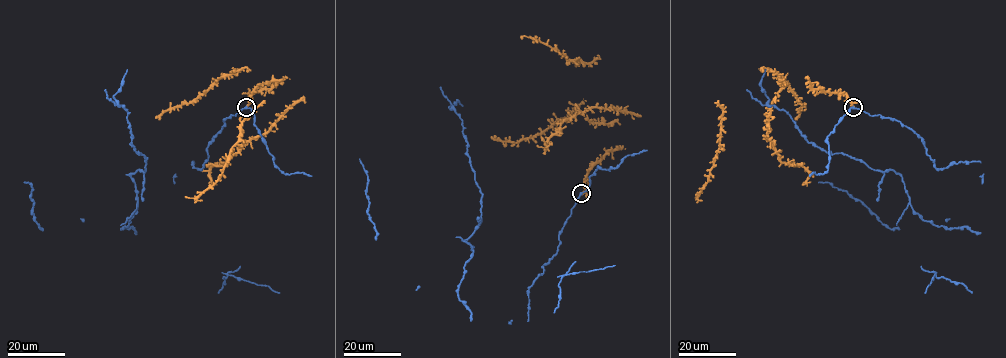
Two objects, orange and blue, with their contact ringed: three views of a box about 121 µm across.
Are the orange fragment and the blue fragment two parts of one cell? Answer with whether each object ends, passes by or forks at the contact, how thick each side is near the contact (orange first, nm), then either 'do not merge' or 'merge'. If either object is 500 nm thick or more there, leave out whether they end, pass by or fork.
orange ends; blue passes by; calibres 440 and 440 nm; do not merge

